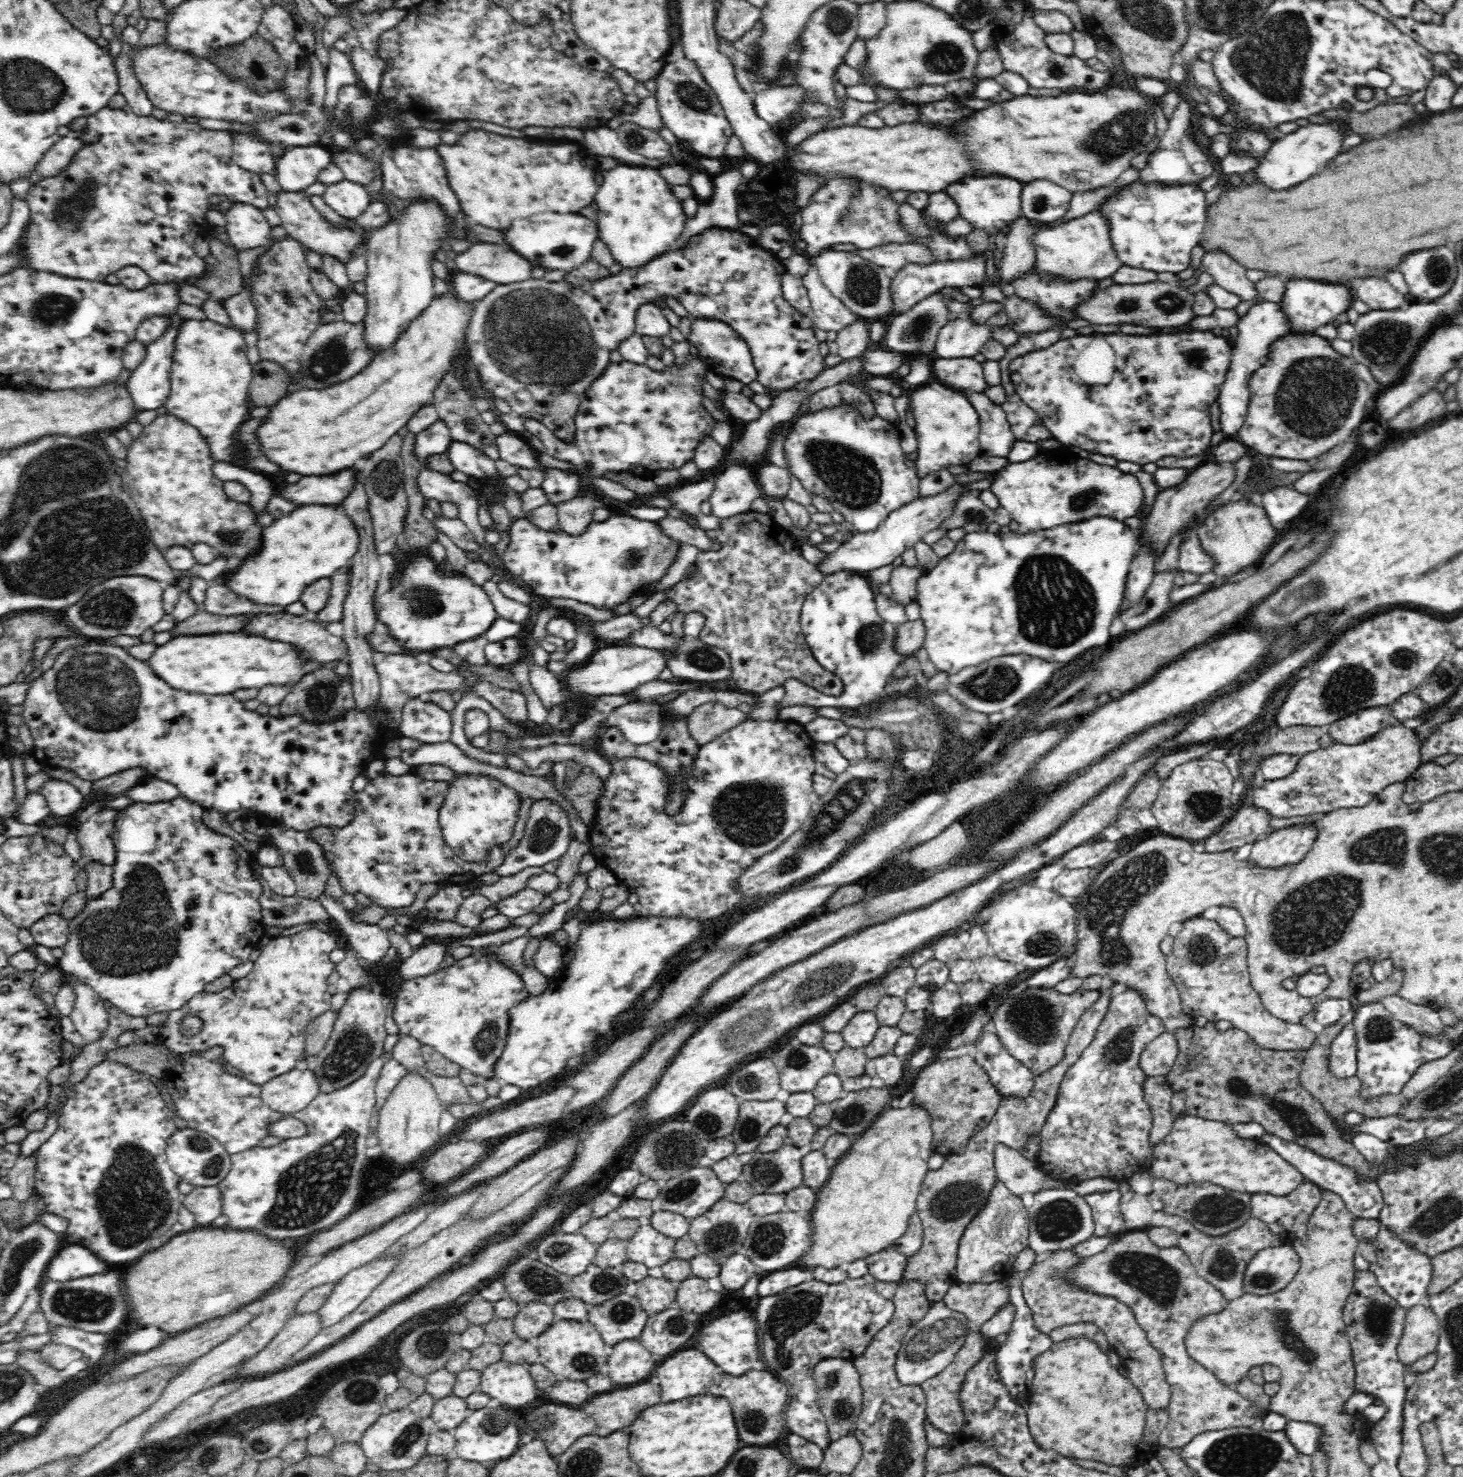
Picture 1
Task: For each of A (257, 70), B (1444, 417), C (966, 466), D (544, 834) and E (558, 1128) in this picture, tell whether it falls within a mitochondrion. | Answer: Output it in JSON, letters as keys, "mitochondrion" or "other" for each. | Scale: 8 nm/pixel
{"A":"other","B":"other","C":"other","D":"mitochondrion","E":"other"}

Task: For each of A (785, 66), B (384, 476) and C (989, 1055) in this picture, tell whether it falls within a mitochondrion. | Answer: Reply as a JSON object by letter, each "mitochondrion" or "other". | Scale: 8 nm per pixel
{"A":"other","B":"mitochondrion","C":"mitochondrion"}

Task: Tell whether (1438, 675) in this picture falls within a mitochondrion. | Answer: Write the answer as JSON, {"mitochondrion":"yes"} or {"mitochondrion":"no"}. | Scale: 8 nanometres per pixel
{"mitochondrion":"yes"}

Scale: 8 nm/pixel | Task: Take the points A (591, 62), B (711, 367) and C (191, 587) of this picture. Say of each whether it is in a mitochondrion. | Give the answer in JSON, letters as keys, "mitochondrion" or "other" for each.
{"A":"other","B":"other","C":"other"}

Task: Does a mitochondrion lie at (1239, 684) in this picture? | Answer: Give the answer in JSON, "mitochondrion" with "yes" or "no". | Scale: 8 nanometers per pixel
{"mitochondrion":"no"}

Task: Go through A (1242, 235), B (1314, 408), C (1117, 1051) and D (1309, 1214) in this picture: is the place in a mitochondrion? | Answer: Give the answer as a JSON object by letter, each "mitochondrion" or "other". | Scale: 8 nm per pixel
{"A":"other","B":"mitochondrion","C":"mitochondrion","D":"other"}

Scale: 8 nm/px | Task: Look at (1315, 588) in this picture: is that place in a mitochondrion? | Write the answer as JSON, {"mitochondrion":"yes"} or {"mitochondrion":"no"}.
{"mitochondrion":"yes"}

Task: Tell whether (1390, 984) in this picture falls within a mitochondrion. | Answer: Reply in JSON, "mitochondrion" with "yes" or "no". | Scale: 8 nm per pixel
{"mitochondrion":"no"}

